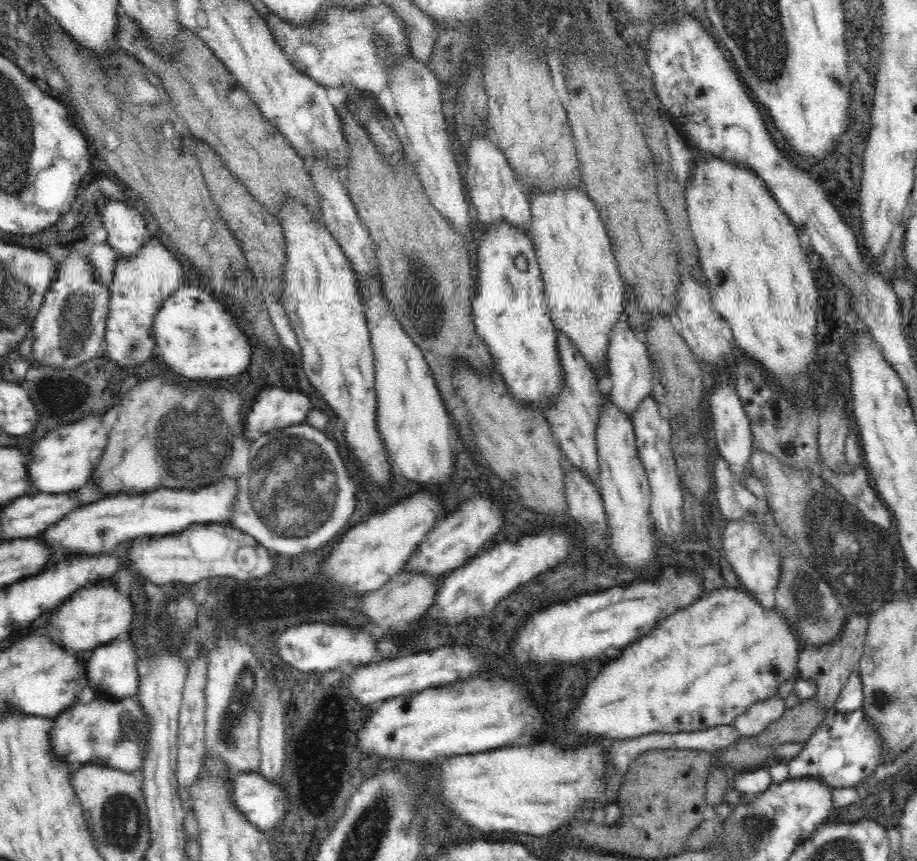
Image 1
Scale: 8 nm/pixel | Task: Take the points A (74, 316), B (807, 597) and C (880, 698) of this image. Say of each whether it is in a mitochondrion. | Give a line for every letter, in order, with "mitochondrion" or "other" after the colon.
A: mitochondrion
B: mitochondrion
C: mitochondrion

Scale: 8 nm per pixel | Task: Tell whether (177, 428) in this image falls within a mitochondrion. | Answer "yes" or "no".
yes

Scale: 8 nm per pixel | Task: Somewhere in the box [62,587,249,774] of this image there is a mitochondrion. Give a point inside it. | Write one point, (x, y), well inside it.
(138, 726)

